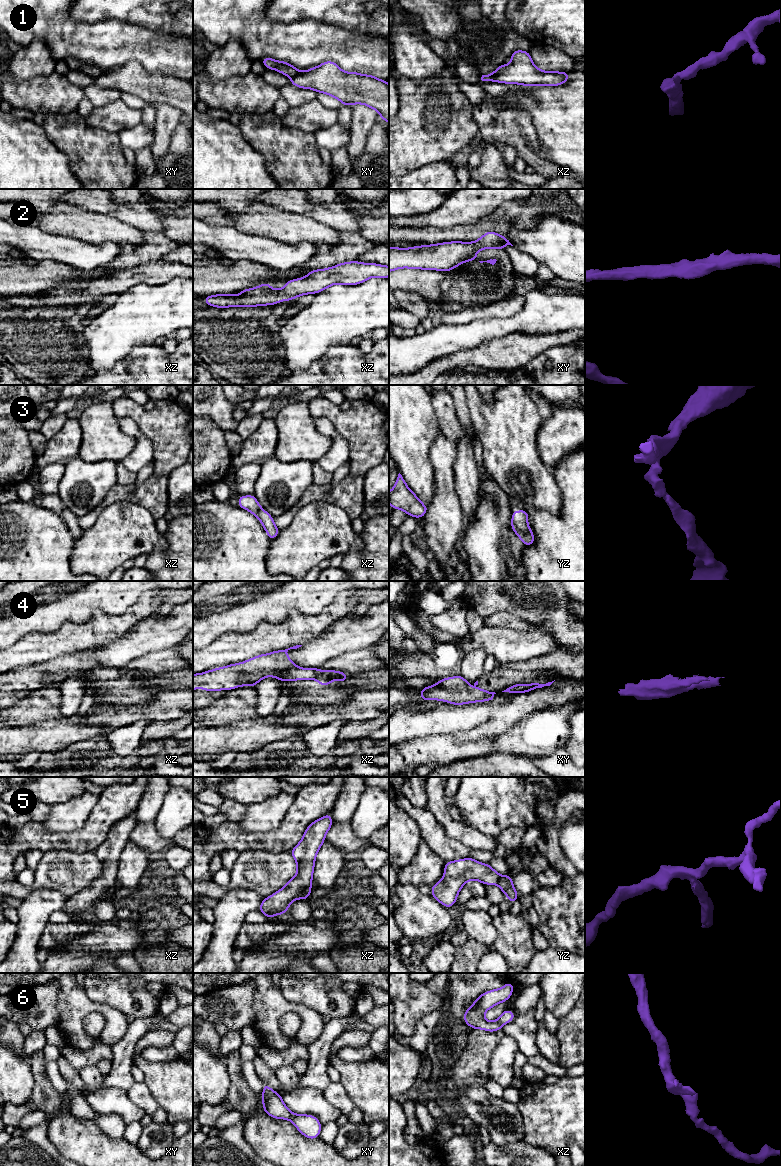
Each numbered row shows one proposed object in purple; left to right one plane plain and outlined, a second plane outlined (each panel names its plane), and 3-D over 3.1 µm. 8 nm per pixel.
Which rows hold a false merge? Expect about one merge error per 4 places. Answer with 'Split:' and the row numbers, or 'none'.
Split: 1, 4, 5

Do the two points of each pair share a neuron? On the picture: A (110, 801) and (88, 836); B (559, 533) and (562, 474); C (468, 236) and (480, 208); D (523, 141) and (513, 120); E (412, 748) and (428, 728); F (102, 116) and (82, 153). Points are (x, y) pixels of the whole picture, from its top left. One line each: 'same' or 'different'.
A: same
B: same
C: different
D: same
E: different
F: different

